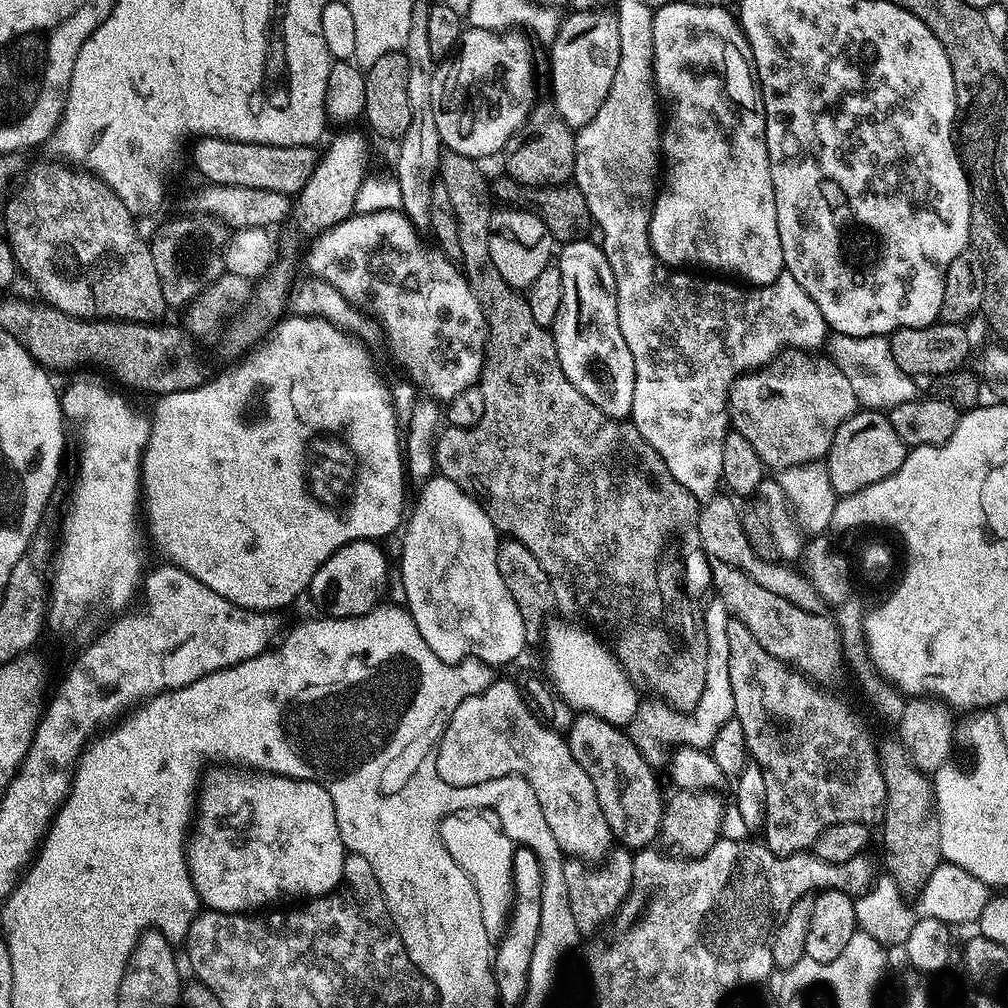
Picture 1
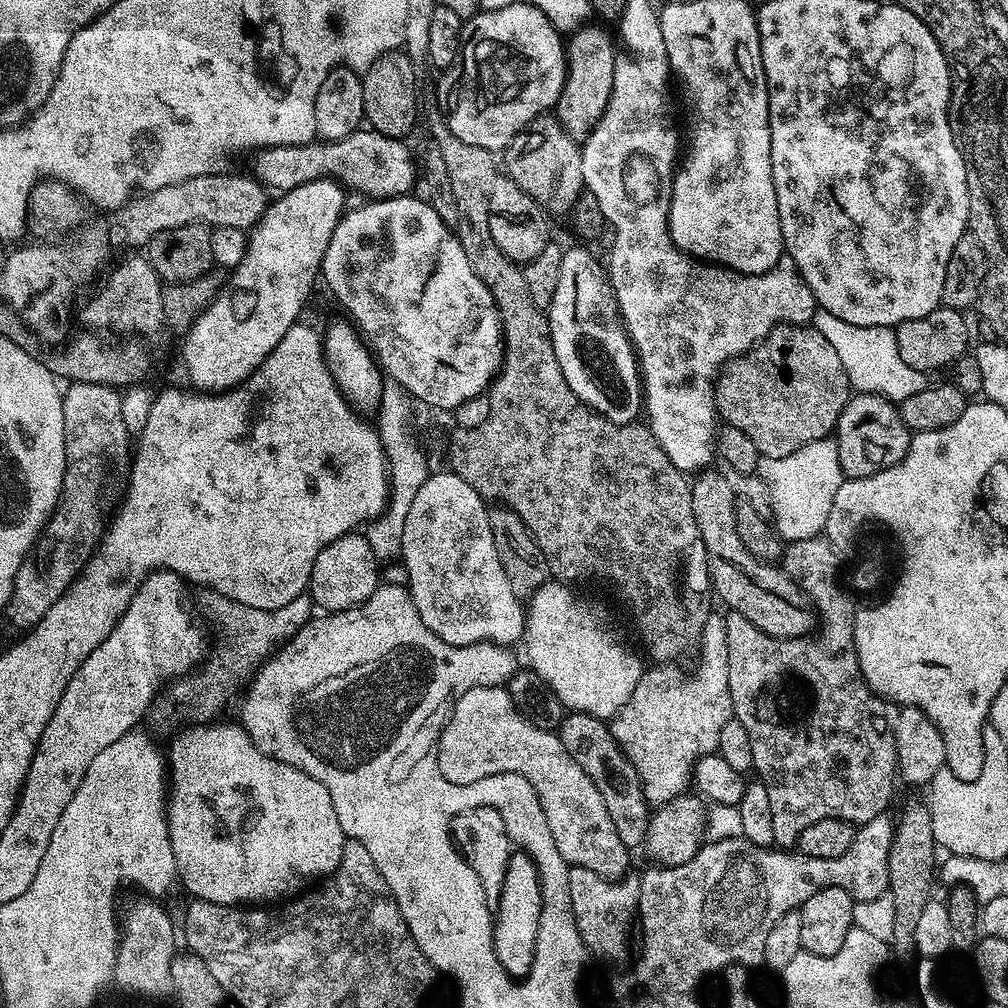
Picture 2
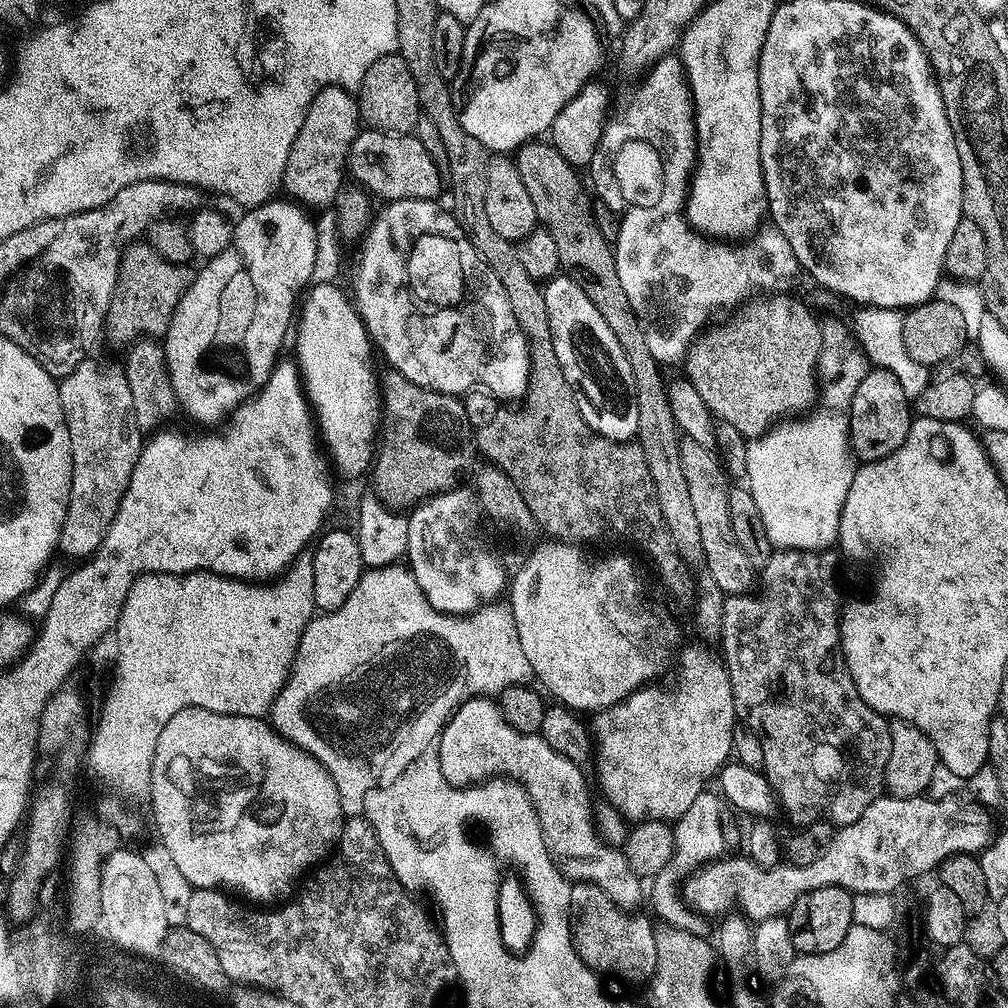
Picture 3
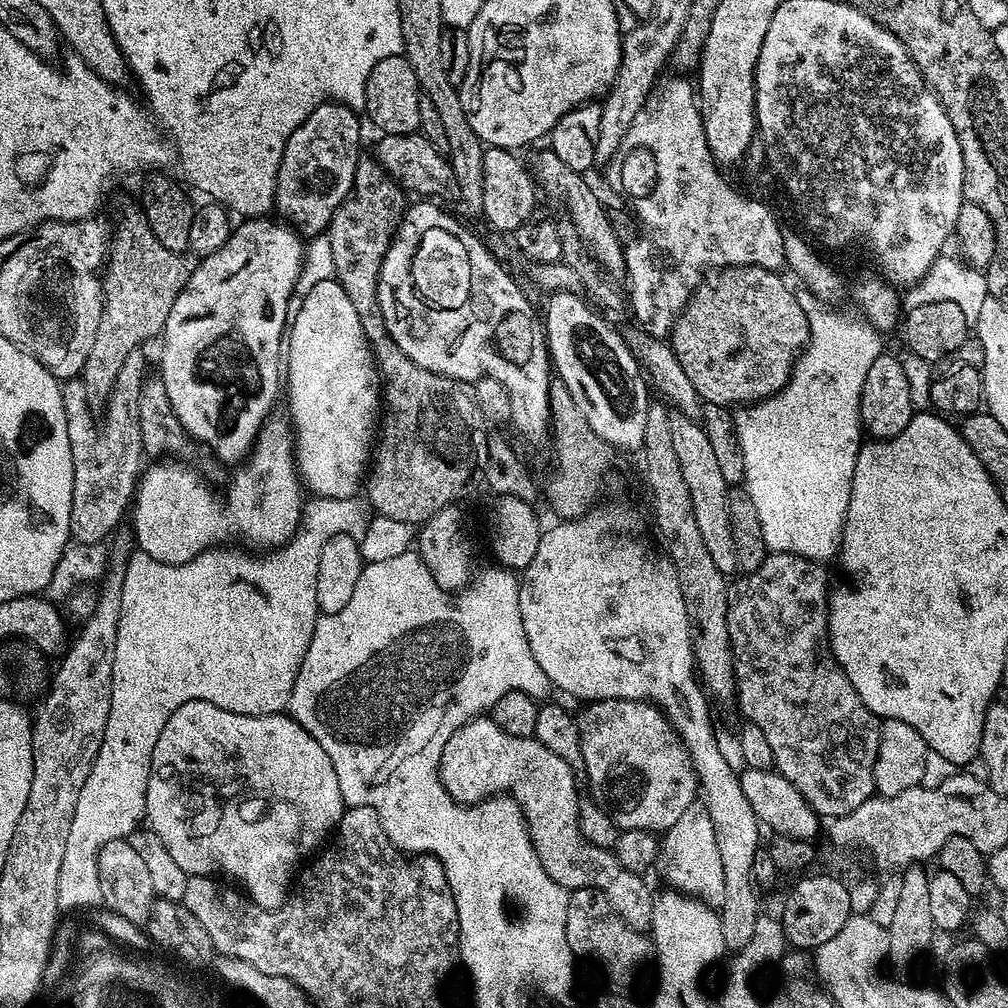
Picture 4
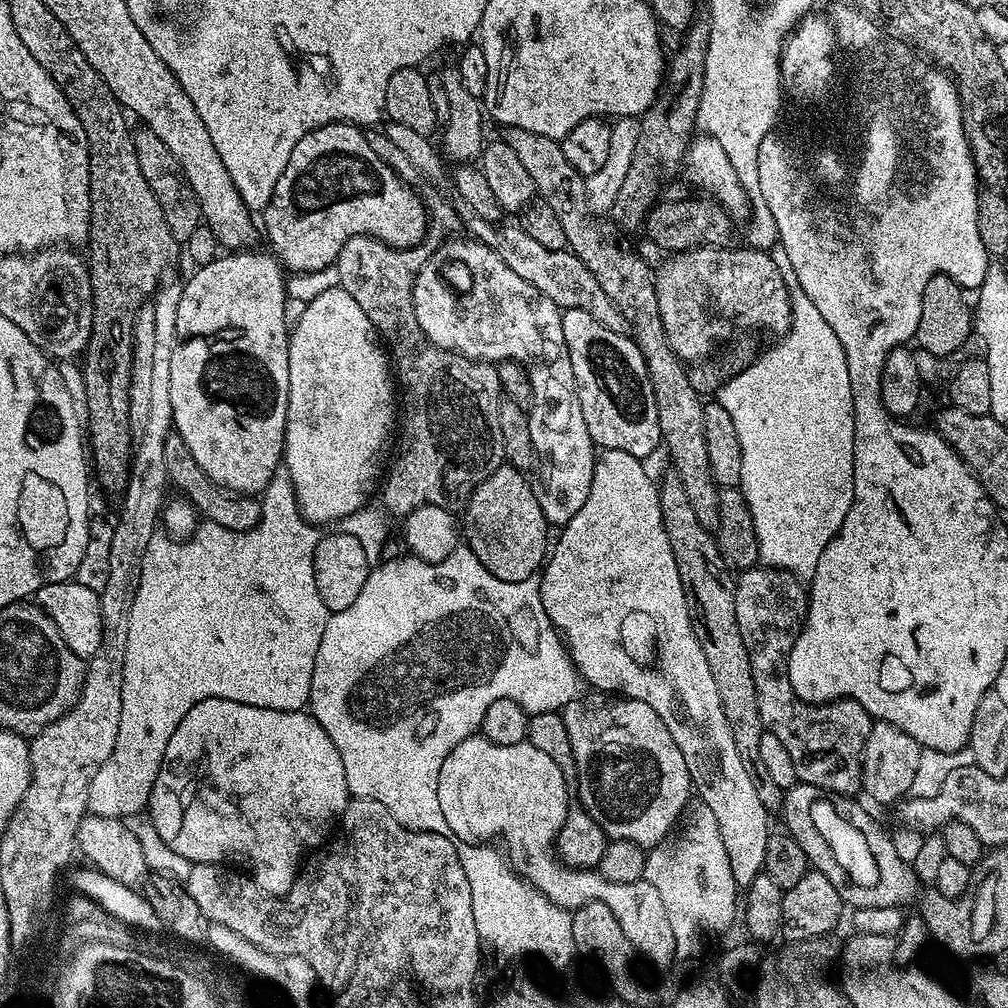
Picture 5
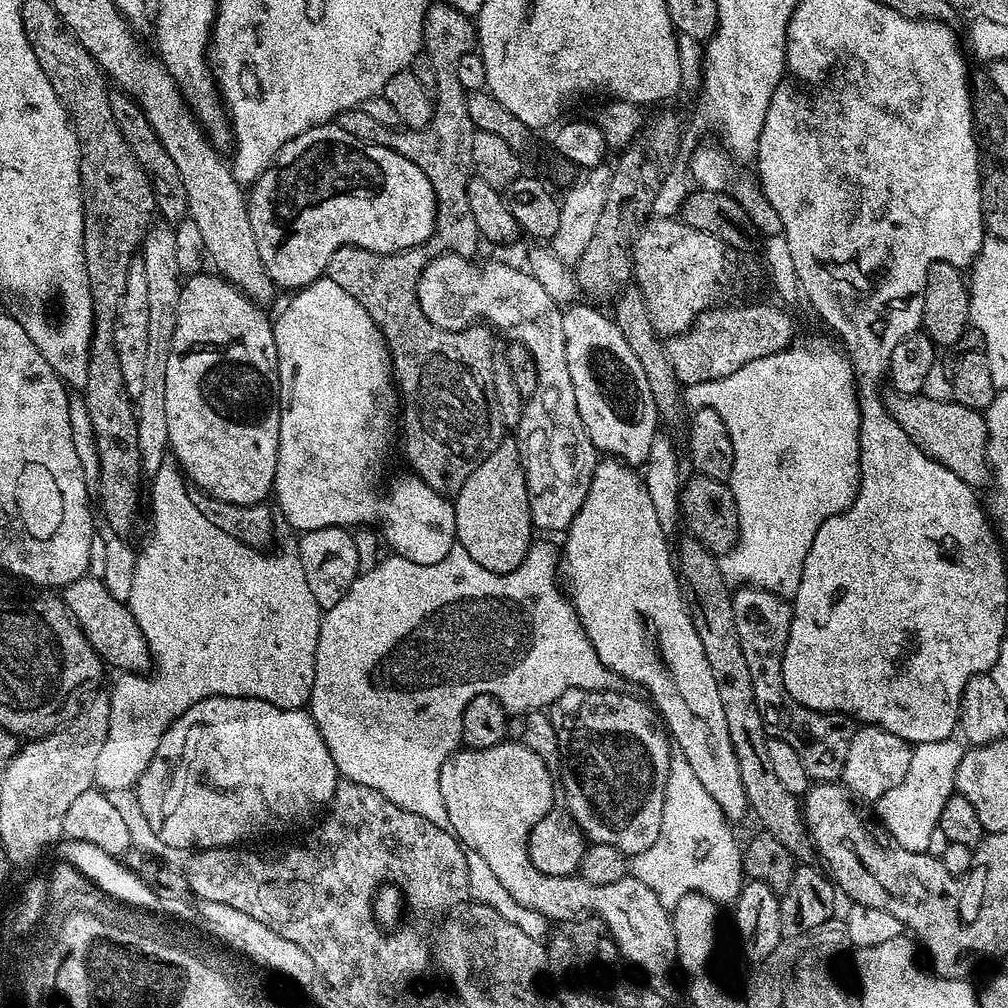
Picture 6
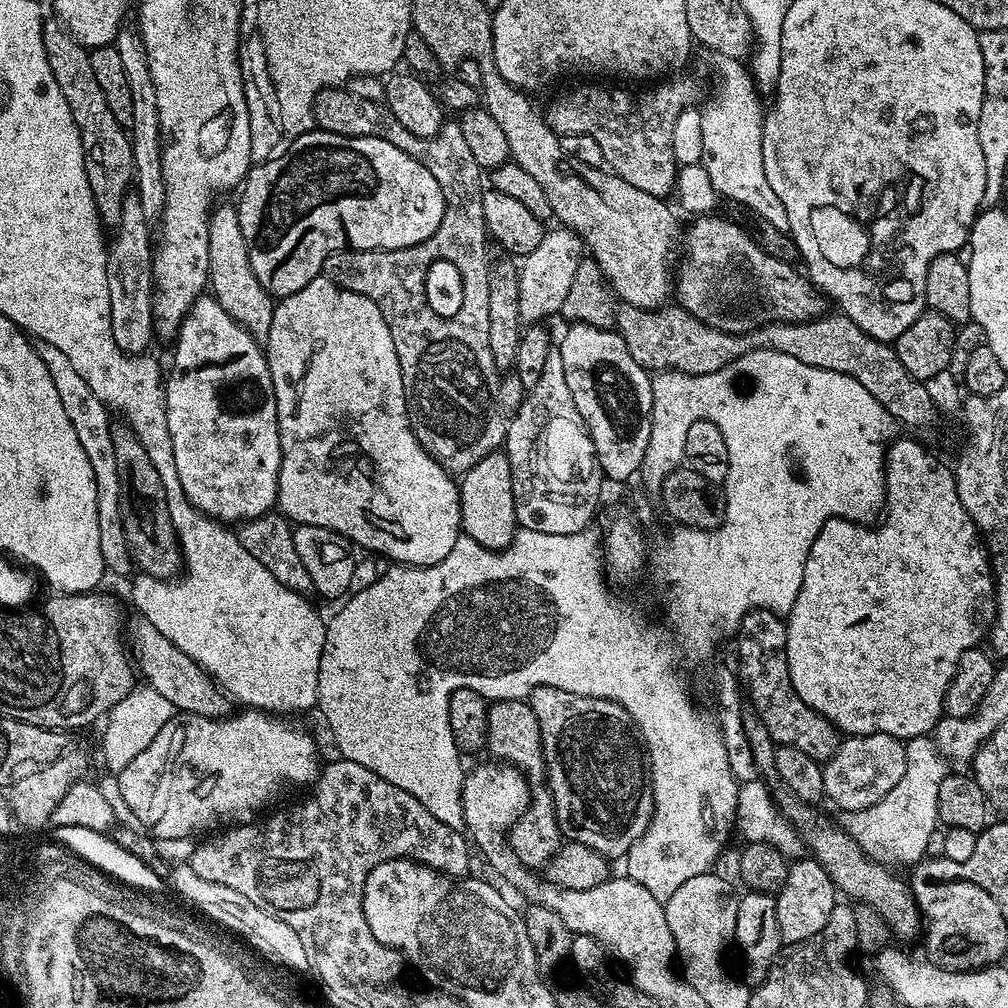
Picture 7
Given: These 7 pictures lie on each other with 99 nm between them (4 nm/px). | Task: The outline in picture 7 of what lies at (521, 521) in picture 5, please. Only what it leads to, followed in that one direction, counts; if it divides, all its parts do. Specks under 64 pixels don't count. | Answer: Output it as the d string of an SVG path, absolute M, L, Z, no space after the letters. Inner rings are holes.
M497 450L463 473L459 483L460 522L465 535L474 538L483 548L503 551L513 540L518 525L514 510L513 480L506 452Z

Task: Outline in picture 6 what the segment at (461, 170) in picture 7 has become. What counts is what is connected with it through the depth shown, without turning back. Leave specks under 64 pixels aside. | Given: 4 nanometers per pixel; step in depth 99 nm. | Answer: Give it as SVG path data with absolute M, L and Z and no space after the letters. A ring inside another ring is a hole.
M448 84L448 88L434 88L434 111L432 113L432 120L428 123L426 130L401 130L399 127L391 128L384 126L375 118L370 118L370 115L363 112L362 108L351 108L345 112L341 112L336 117L337 126L342 130L346 130L346 134L351 134L352 137L358 138L367 144L374 146L386 146L390 150L394 150L403 156L410 156L415 159L418 167L422 170L422 174L426 174L430 178L430 182L434 186L434 194L436 195L436 228L430 234L430 238L425 244L419 244L413 248L407 248L405 252L371 252L370 250L362 250L361 248L346 247L334 250L334 254L328 263L328 271L326 273L327 279L338 282L338 286L342 286L342 290L346 290L346 294L350 294L350 298L354 298L354 302L358 302L362 306L362 310L366 310L366 314L370 314L370 318L378 326L378 330L384 335L384 343L388 346L388 355L392 357L392 371L396 387L398 389L399 399L402 401L402 436L404 432L404 456L408 459L408 464L413 473L419 476L422 482L426 482L435 492L442 496L449 498L455 497L456 493L462 490L463 483L466 482L471 472L479 466L481 462L498 446L499 442L506 435L506 429L502 418L498 414L498 406L494 398L494 378L492 377L492 353L494 345L492 345L493 333L484 326L473 326L464 328L461 332L446 332L438 326L434 326L434 322L430 322L430 318L426 318L426 314L422 314L420 303L418 302L418 282L420 275L424 272L424 267L429 264L434 258L439 256L453 255L453 256L467 256L469 258L475 257L477 254L476 247L482 244L482 237L478 230L478 225L474 222L474 214L470 210L470 198L468 197L468 183L471 182L474 175L472 166L472 147L474 146L474 129L470 122L470 110L468 109L468 98L463 86L459 84L454 86Z

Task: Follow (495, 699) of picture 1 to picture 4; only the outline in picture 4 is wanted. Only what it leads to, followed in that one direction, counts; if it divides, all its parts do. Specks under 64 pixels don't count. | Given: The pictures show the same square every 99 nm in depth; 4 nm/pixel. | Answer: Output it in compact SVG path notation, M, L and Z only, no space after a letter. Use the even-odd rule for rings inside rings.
M477 718L463 724L460 729L446 742L440 759L440 781L449 794L459 804L469 806L479 805L487 796L495 792L508 792L511 799L519 804L524 812L524 820L528 823L528 833L532 839L534 850L550 878L558 882L558 886L566 889L596 888L614 906L619 916L630 925L631 928L648 930L652 927L652 906L654 892L648 889L645 877L638 872L626 870L618 862L615 851L594 846L580 829L580 792L576 789L577 773L554 750L546 750L535 738L530 736L515 736L506 734L490 718Z

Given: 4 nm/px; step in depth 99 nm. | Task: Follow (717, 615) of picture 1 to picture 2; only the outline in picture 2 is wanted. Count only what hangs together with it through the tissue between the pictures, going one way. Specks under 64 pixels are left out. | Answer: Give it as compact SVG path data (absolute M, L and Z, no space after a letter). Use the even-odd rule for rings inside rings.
M710 614L706 618L699 652L700 665L689 676L683 676L672 662L652 666L656 668L649 672L641 671L638 686L634 686L626 706L610 720L612 737L628 757L628 763L638 770L644 783L644 797L652 806L670 802L689 791L696 761L716 752L722 726L733 719L723 615Z

